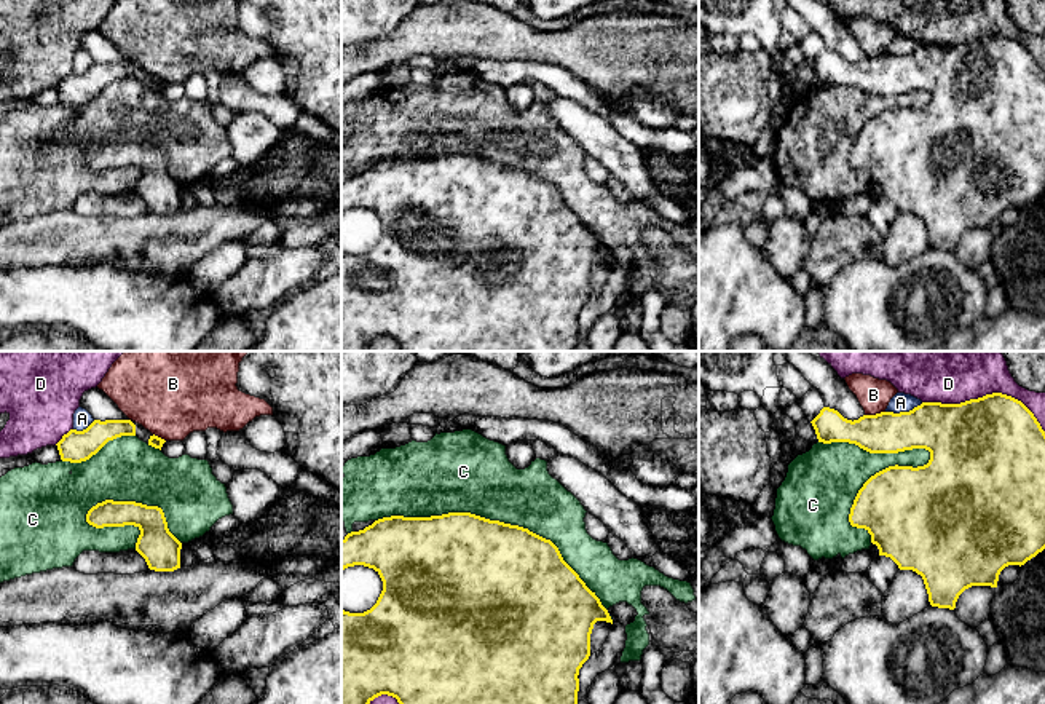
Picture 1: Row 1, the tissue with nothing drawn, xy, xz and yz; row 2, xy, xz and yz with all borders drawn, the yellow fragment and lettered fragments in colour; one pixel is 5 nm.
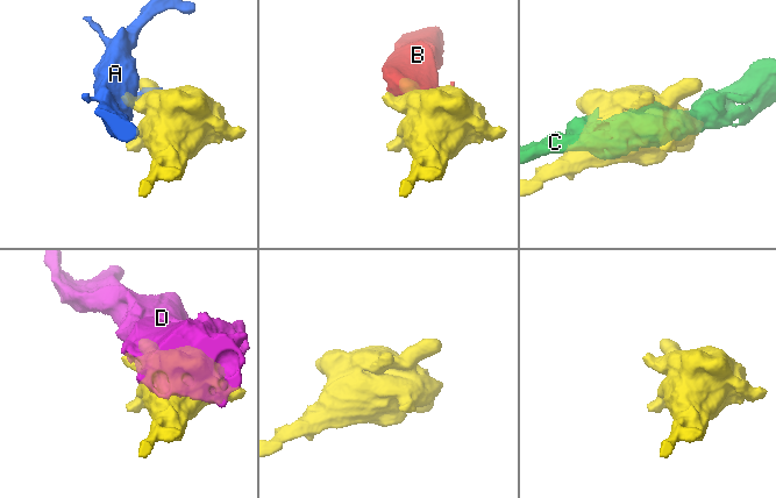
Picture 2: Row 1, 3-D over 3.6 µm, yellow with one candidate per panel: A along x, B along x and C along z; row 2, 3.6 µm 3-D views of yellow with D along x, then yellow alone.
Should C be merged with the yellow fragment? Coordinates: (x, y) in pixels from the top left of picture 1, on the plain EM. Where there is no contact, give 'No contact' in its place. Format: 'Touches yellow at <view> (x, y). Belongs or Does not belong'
Touches yellow at yz (924, 107). Does not belong

